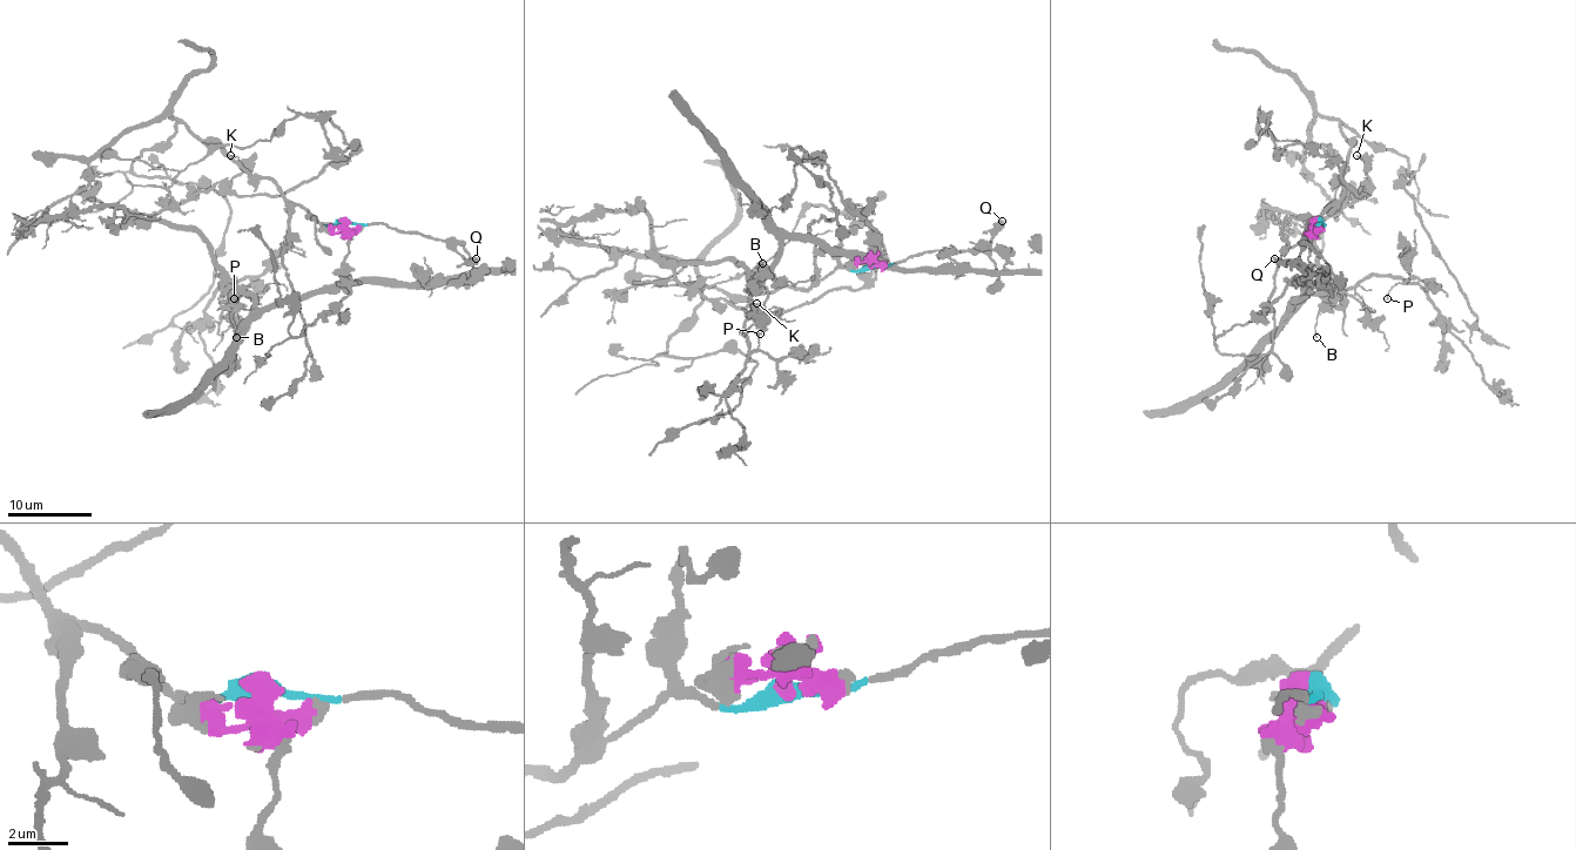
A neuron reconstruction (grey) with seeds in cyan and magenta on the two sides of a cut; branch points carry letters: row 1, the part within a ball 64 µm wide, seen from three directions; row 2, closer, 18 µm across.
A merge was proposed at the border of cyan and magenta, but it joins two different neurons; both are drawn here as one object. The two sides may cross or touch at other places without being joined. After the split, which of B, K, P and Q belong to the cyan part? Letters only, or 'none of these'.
Q

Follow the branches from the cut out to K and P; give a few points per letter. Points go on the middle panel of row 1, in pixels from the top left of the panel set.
K: (871, 265), (874, 255), (783, 241), (759, 281), (722, 260), (675, 270), (725, 305), (769, 311), (756, 303)
P: (871, 265), (874, 255), (786, 238), (775, 268), (754, 291), (746, 321), (752, 349), (760, 332)

